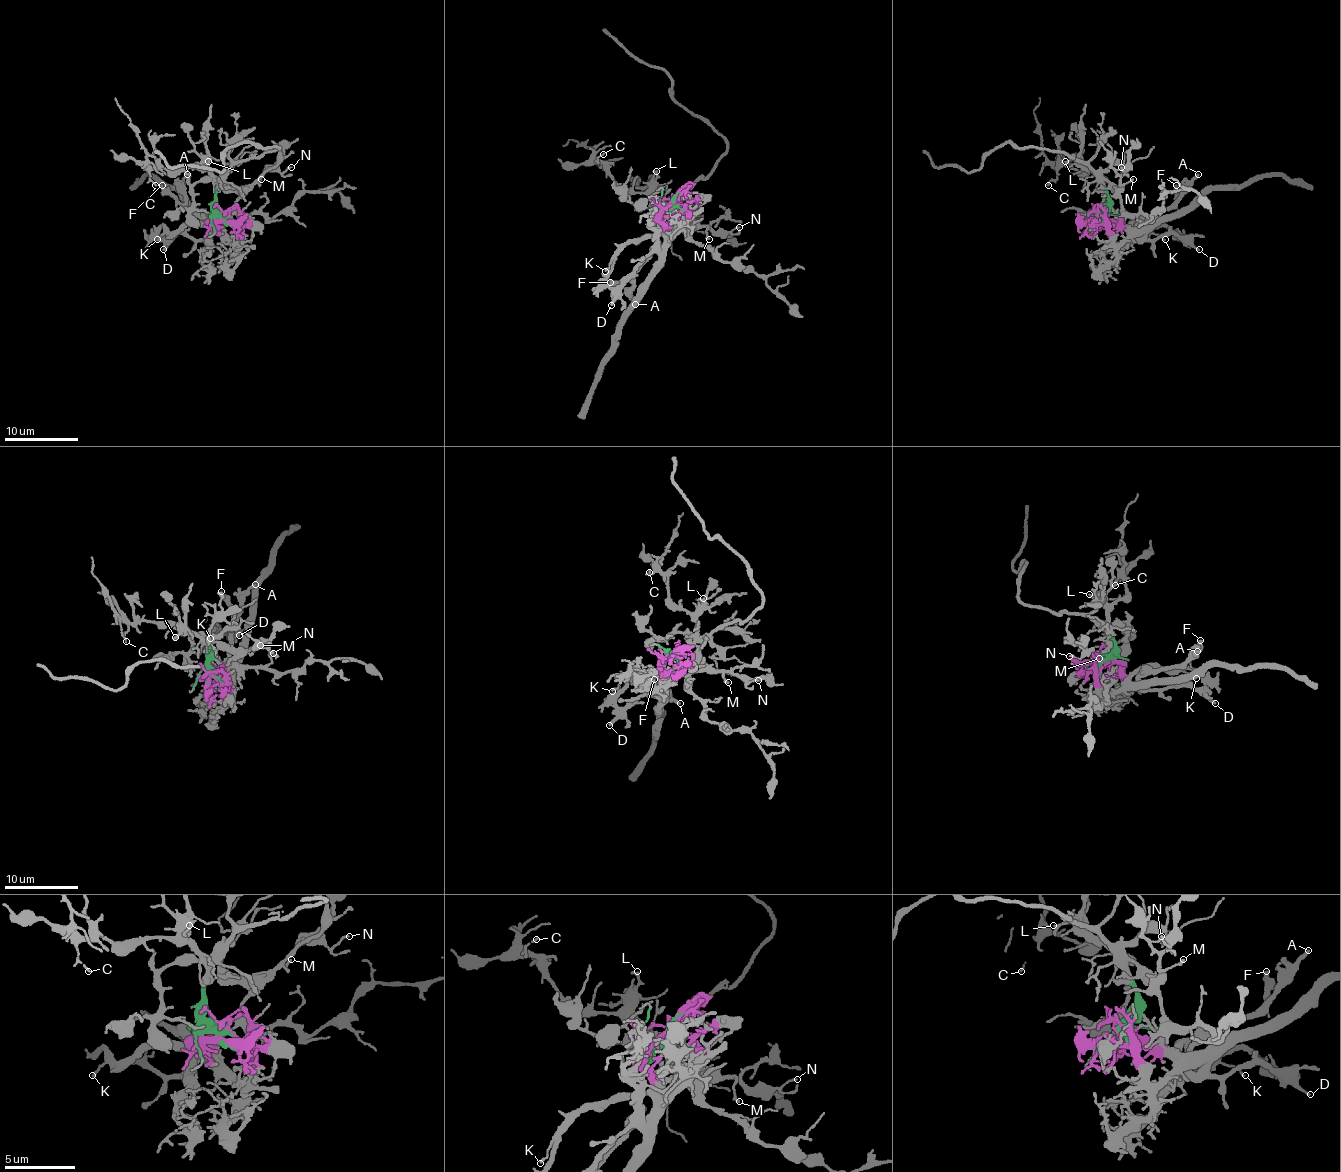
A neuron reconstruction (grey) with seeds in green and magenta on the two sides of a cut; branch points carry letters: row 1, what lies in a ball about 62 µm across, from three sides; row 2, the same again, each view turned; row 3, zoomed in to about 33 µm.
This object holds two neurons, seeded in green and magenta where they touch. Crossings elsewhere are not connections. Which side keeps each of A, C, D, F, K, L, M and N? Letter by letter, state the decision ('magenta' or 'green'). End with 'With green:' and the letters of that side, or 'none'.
A: magenta
C: green
D: magenta
F: magenta
K: magenta
L: green
M: green
N: green
With green: C, L, M, N

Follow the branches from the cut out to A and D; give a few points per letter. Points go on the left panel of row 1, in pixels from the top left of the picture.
A: (224, 220), (213, 223), (216, 229), (207, 236), (209, 225), (185, 205), (183, 177), (187, 174)
D: (224, 220), (213, 223), (216, 229), (198, 240), (180, 232), (163, 249)

